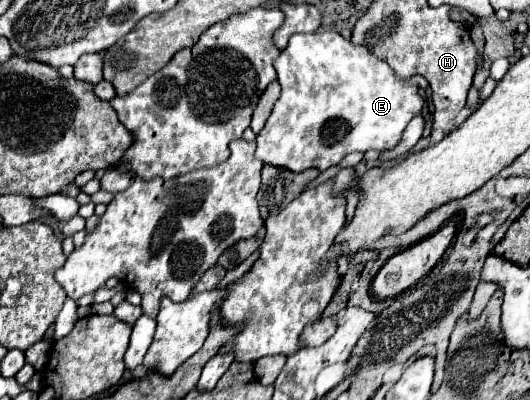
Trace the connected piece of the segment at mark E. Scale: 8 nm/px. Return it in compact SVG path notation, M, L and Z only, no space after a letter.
M334 31L292 35L288 47L280 53L274 67L278 71L282 95L276 101L264 129L256 137L256 159L264 165L282 167L292 173L302 173L312 167L326 171L354 151L366 153L368 149L394 149L410 119L422 109L422 97L418 95L416 87L396 79L392 69L384 61L376 59L364 45L352 45Z

